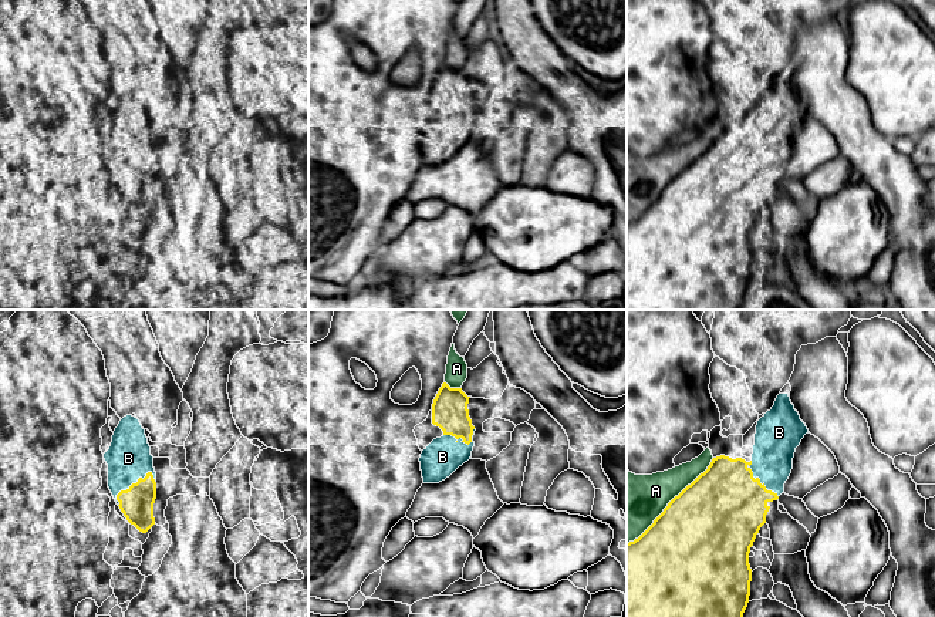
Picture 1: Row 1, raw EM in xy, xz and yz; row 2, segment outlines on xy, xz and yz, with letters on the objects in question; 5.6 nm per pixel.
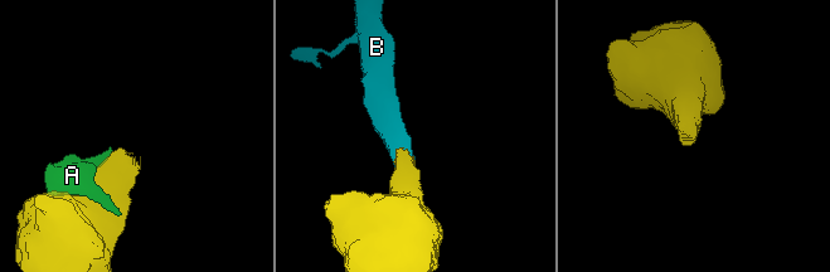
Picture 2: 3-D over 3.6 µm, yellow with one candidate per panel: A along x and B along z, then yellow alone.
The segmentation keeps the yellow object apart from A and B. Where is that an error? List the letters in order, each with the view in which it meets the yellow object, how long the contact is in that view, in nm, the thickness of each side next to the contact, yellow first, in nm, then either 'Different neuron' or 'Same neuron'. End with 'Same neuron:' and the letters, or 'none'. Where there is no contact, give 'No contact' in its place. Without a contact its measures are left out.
A: Touches yellow in yz. Shared border 700 nm. Thickness 500 nm (yellow) against 360 nm. Different neuron
B: Touches yellow in xy. Shared border 280 nm. Thickness 190 nm (yellow) against 260 nm. Same neuron
Same neuron: B

